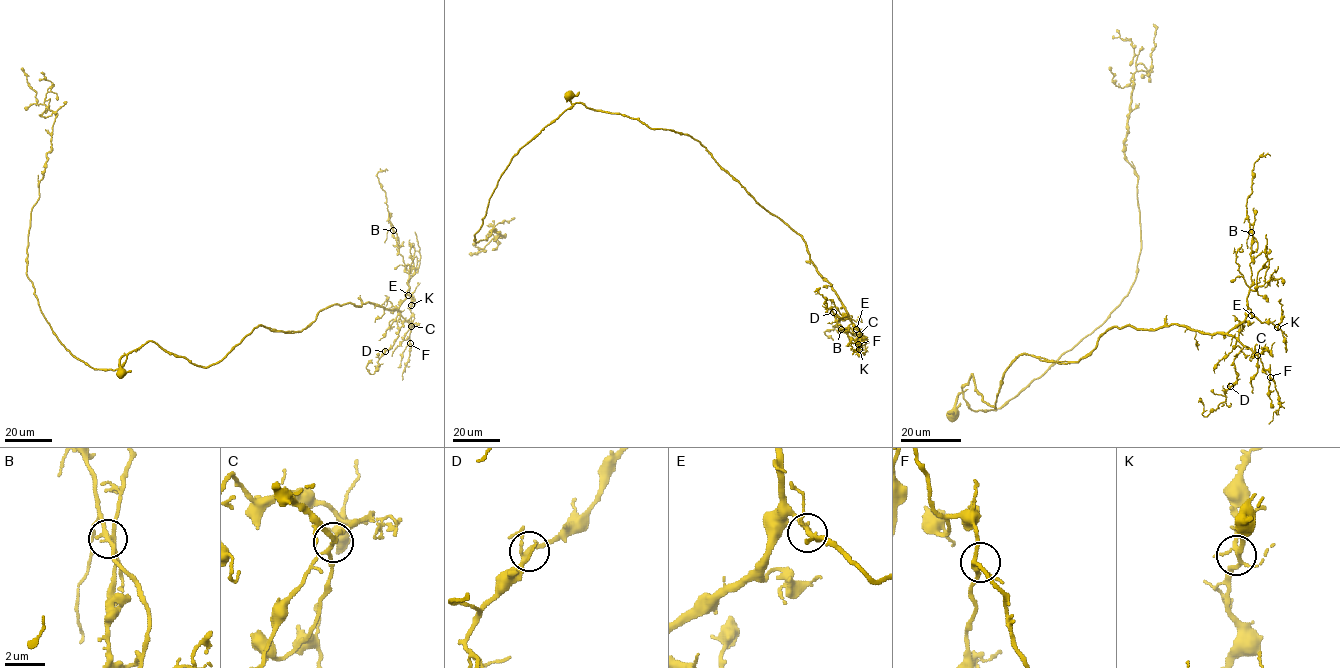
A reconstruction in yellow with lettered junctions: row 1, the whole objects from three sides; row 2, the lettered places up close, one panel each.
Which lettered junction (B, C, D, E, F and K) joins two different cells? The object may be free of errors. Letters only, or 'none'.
B

